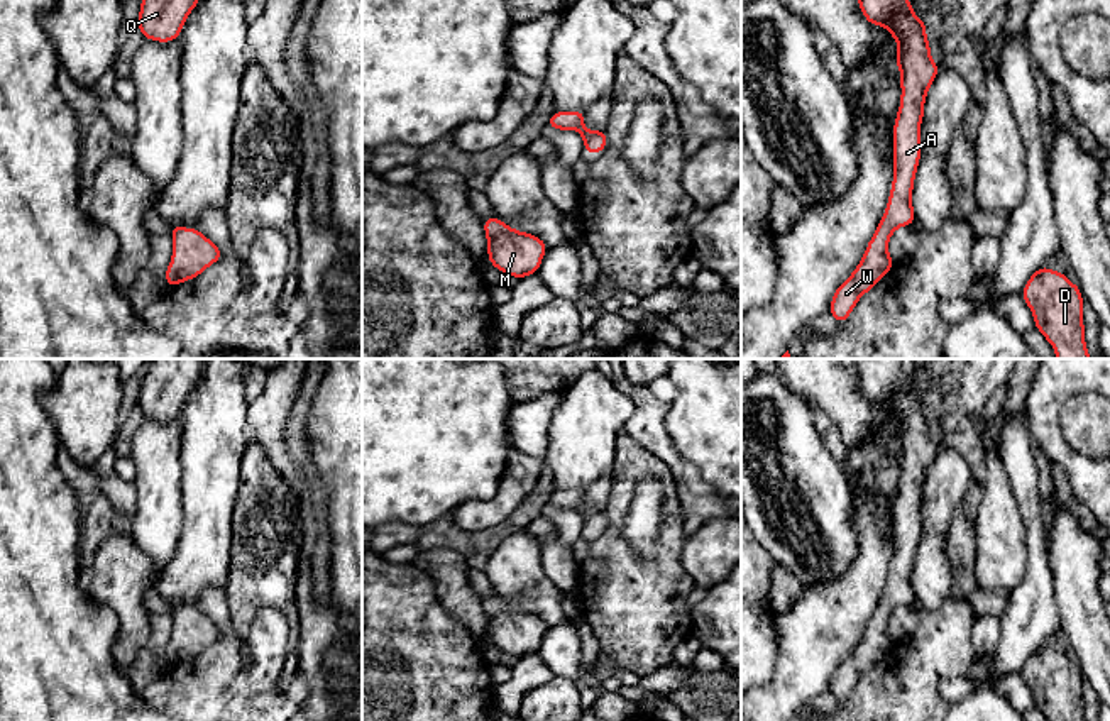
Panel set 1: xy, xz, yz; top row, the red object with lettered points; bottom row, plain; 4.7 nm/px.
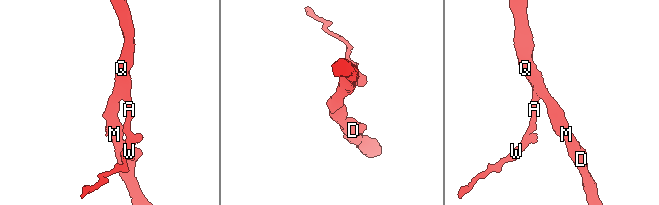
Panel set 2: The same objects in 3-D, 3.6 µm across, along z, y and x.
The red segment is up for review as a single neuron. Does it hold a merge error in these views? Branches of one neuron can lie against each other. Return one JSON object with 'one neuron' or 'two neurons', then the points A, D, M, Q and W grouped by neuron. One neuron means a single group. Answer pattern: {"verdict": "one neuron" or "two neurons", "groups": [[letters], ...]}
{"verdict": "one neuron", "groups": [["A", "D", "M", "Q", "W"]]}

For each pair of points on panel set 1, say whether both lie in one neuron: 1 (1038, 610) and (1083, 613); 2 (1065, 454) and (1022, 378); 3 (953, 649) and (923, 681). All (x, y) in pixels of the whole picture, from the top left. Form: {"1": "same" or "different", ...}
{"1": "different", "2": "different", "3": "same"}

